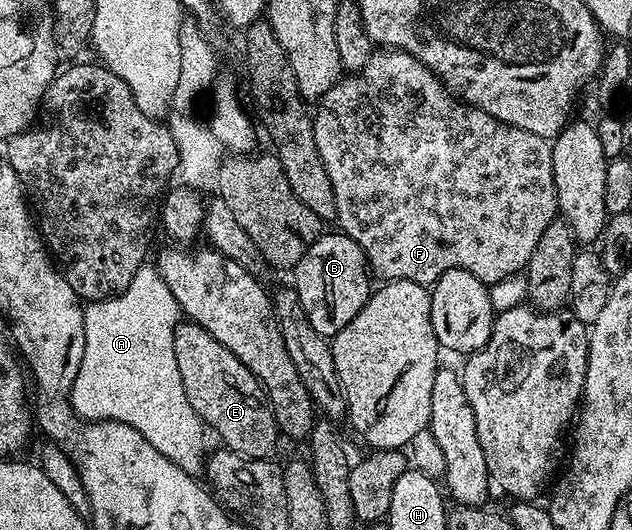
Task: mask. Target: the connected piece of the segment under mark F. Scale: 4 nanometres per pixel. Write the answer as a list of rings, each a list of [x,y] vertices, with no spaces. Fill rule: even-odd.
[[[375,49],[368,64],[364,64],[364,68],[339,77],[338,81],[323,94],[326,95],[323,96],[318,111],[316,109],[313,111],[312,121],[316,148],[320,152],[320,160],[324,160],[328,180],[332,180],[332,192],[336,196],[337,229],[352,240],[356,240],[356,244],[360,244],[367,267],[375,279],[382,278],[378,280],[383,283],[408,280],[430,288],[441,274],[452,268],[472,272],[476,280],[487,284],[499,282],[508,276],[525,271],[544,228],[555,222],[558,214],[558,197],[552,168],[554,147],[547,139],[532,132],[524,132],[524,128],[504,124],[496,120],[496,116],[488,116],[488,112],[459,100],[424,63],[403,50]]]

